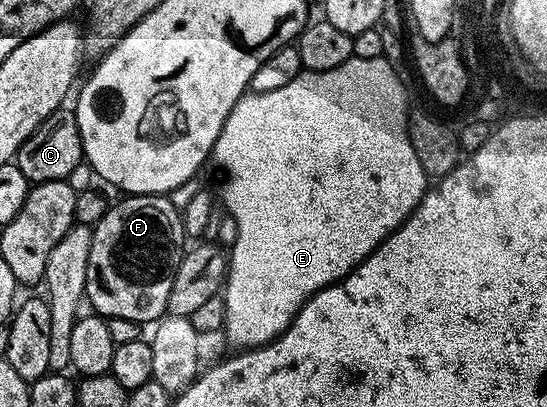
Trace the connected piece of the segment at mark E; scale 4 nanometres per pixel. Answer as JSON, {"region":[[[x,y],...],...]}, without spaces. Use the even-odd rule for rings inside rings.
{"region":[[[353,55],[346,62],[342,62],[342,66],[334,66],[334,70],[301,70],[279,90],[249,91],[236,103],[234,110],[230,110],[222,126],[222,134],[218,134],[214,142],[210,160],[213,165],[216,163],[216,168],[220,171],[220,196],[228,207],[225,208],[227,215],[232,216],[238,226],[238,238],[230,246],[222,297],[224,296],[224,328],[234,343],[241,344],[241,349],[259,348],[262,342],[271,342],[281,336],[305,300],[309,300],[318,290],[338,284],[345,276],[349,276],[391,232],[396,231],[407,220],[428,191],[430,178],[422,170],[422,162],[418,162],[418,154],[414,154],[412,139],[408,136],[410,111],[403,98],[407,94],[405,81],[401,73],[396,71],[383,56],[358,58]]]}

